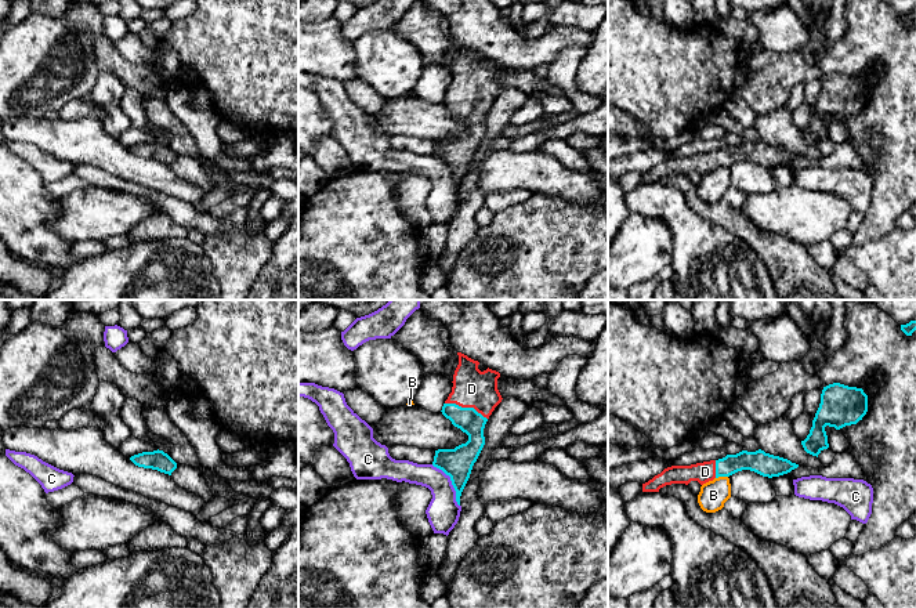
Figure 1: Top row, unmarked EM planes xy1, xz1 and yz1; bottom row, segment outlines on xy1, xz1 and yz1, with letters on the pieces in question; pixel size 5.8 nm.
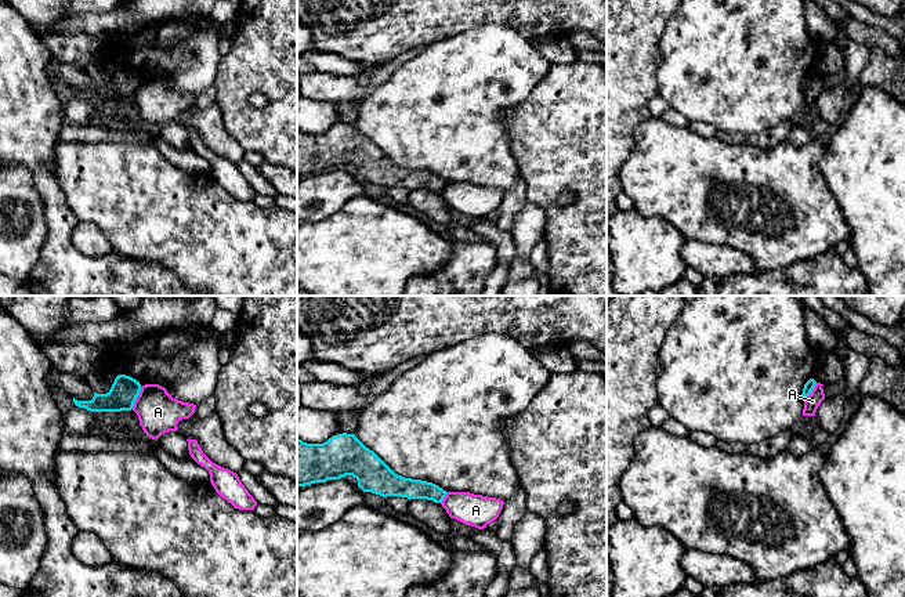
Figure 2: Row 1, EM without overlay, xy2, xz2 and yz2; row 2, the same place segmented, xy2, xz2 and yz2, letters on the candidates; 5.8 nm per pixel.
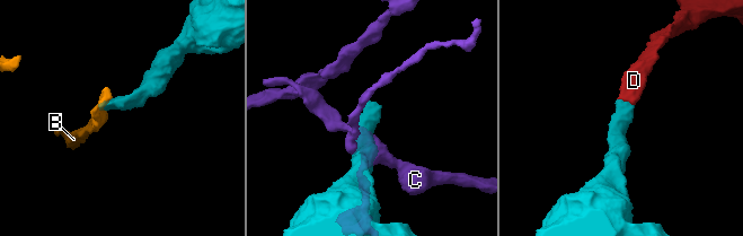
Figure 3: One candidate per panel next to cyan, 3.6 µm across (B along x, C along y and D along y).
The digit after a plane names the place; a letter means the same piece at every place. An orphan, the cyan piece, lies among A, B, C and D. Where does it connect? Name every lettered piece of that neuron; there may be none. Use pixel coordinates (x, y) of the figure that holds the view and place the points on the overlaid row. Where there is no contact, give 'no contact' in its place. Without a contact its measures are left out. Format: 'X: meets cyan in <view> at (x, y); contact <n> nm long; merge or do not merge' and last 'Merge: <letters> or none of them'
A: meets cyan in xy2 at (136, 398); contact 140 nm long; do not merge
B: meets cyan in yz1 at (721, 476); contact 70 nm long; do not merge
C: meets cyan in xz1 at (452, 482); contact 300 nm long; do not merge
D: meets cyan in xz1 at (466, 408); contact 260 nm long; merge
Merge: D

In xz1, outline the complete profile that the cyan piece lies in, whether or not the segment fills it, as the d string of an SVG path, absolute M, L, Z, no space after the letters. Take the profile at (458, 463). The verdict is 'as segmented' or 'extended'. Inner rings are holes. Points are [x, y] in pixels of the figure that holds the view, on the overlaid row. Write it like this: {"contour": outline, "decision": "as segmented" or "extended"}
{"contour": "M461 352L457 355L459 365L453 374L452 392L441 412L468 435L468 441L455 449L435 450L432 466L450 477L460 506L461 492L485 445L485 424L503 398L497 390L499 372L489 368L481 372L478 361Z", "decision": "extended"}

